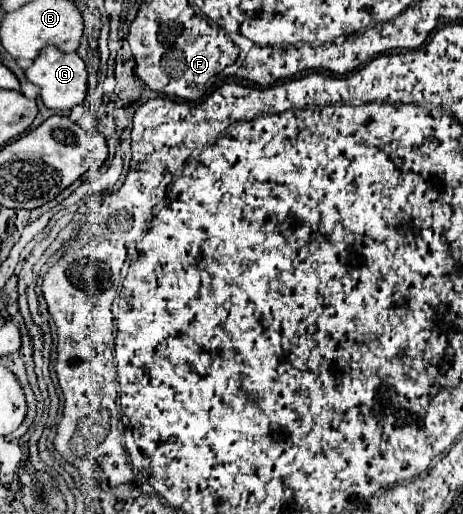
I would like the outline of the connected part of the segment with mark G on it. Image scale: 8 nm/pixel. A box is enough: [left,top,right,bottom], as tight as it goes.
[25,46,87,110]

